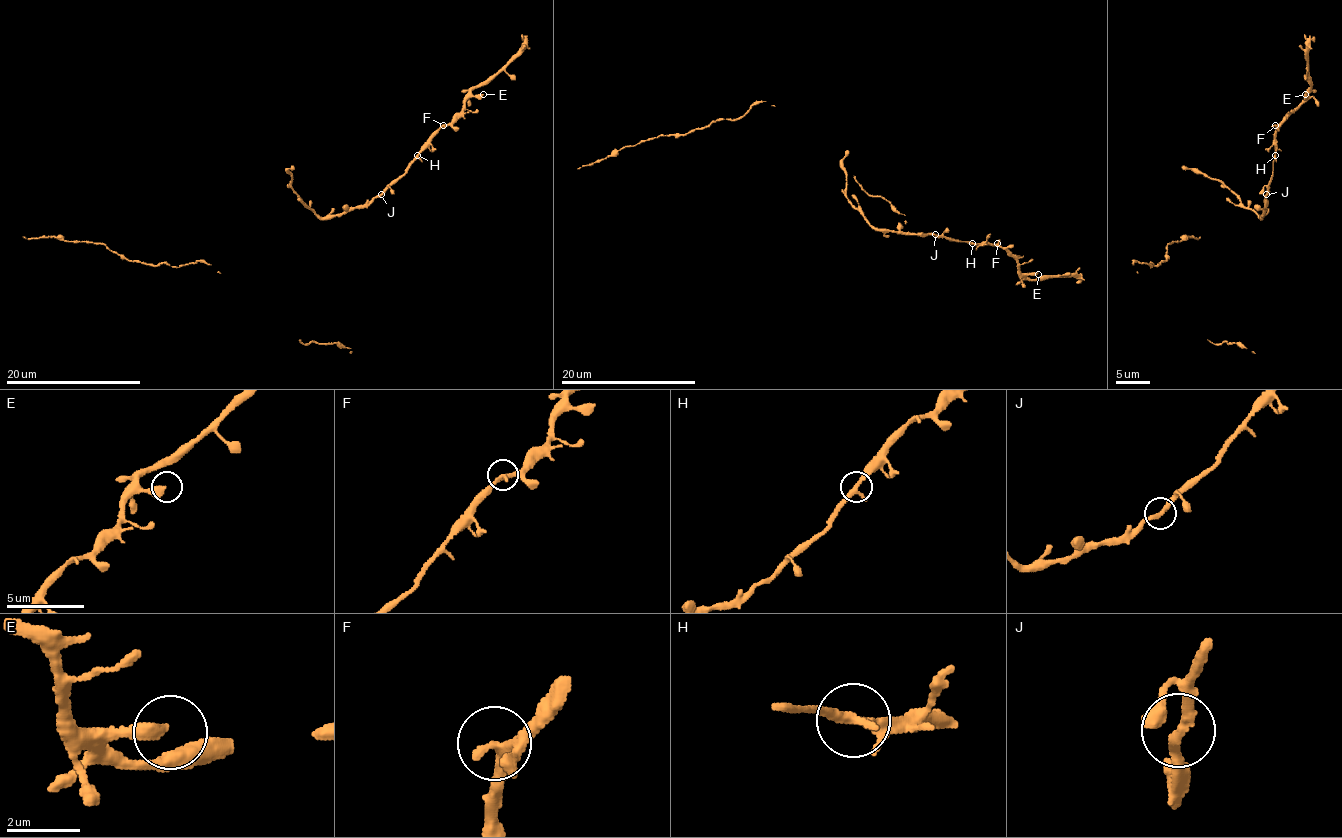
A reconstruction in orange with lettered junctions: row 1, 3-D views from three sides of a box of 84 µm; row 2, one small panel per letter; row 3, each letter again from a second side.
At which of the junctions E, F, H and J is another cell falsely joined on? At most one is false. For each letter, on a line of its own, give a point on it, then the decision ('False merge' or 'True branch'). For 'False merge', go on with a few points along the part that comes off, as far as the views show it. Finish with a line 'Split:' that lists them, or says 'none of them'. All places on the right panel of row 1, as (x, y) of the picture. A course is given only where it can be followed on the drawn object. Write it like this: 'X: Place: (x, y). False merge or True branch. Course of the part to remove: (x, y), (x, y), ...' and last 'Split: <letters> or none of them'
E: Place: (1305, 94). True branch
F: Place: (1275, 125). True branch
H: Place: (1275, 155). True branch
J: Place: (1266, 194). True branch
Split: none of them

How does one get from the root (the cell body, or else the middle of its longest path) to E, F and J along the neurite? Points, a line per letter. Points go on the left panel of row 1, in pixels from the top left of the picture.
E: (291, 179), (291, 189), (321, 218), (365, 207), (404, 172), (470, 98), (483, 94)
F: (291, 179), (291, 189), (321, 218), (340, 216), (355, 207), (365, 207), (404, 172), (421, 147), (443, 125)
J: (291, 179), (291, 189), (321, 218), (340, 216), (355, 207), (365, 207), (380, 194)

